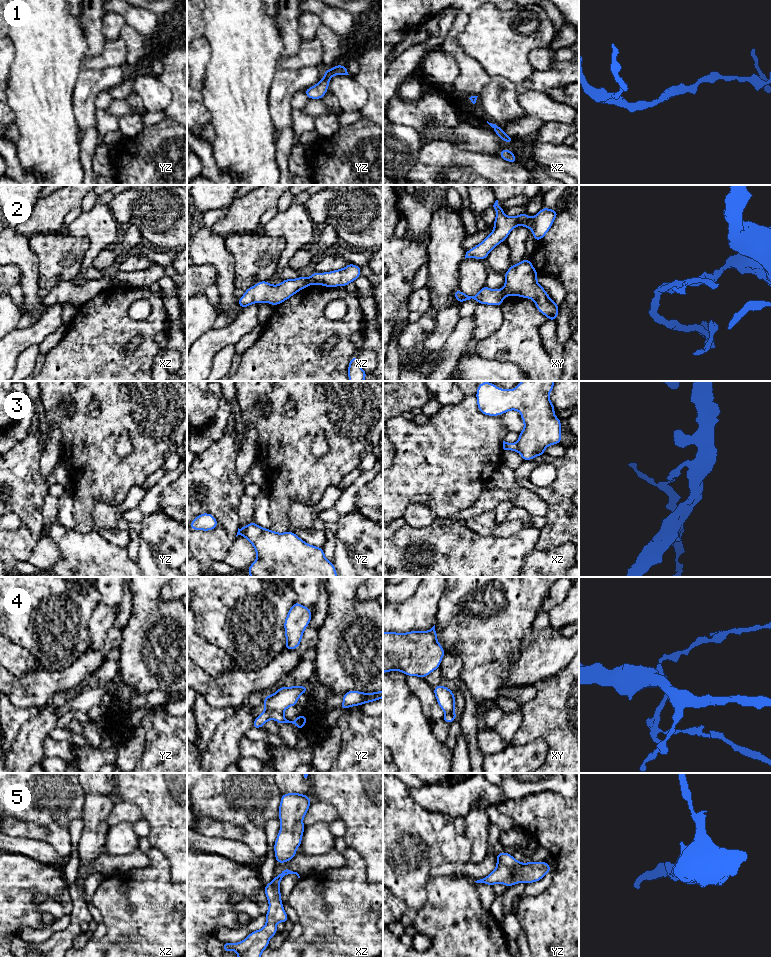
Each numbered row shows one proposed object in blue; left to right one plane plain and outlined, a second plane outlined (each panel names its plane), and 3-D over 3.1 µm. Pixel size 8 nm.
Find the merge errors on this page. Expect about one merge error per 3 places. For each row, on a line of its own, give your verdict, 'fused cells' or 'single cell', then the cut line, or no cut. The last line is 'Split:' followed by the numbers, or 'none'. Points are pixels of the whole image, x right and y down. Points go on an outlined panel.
1: single cell; no cut
2: fused cells; cut in xy along (502, 289), (505, 295)
3: fused cells; cut in xz along (515, 443), (516, 449)
4: fused cells; cut in yz along (265, 707), (282, 713)
5: single cell; no cut
Split: 2, 3, 4

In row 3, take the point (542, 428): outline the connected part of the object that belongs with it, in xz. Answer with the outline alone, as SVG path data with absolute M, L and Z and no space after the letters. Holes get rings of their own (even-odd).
M521 381L514 389L500 389L494 383L478 385L478 410L487 416L499 416L510 410L519 411L524 429L519 432L516 451L524 461L545 455L544 450L561 443L561 420L554 414L549 399L555 381Z

